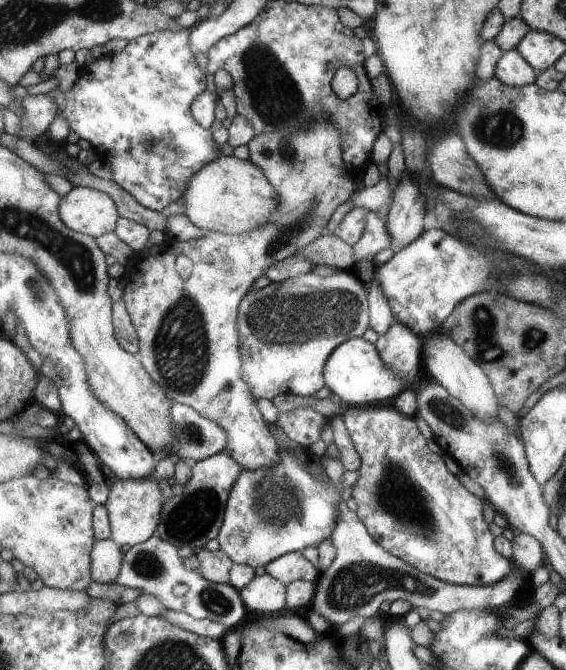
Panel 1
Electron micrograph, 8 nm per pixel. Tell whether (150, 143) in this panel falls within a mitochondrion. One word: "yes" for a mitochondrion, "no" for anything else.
yes

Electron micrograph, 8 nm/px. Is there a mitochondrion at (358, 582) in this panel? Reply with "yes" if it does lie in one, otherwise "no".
yes

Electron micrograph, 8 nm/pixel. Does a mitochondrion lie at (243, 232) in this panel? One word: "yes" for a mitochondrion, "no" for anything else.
no

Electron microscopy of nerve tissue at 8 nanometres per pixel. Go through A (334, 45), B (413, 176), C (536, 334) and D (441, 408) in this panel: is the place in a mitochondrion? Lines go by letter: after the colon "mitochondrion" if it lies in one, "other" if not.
A: other
B: other
C: mitochondrion
D: mitochondrion

